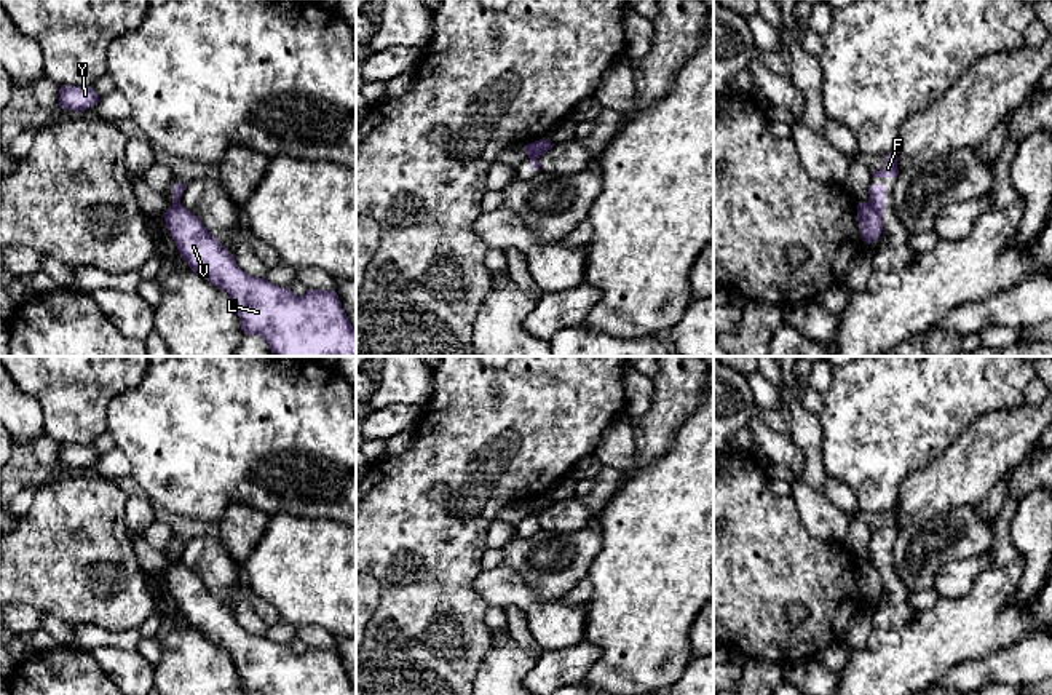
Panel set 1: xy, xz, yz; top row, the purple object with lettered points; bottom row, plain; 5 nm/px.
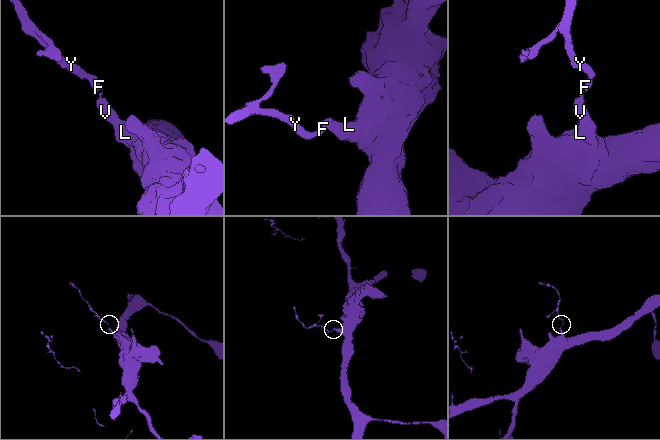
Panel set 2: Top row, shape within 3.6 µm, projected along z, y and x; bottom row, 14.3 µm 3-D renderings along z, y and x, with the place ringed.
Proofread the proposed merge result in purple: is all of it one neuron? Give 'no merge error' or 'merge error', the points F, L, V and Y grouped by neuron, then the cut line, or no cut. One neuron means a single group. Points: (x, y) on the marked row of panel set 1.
merge error; F Y / L V; cut in yz along (869, 200), (880, 216)

